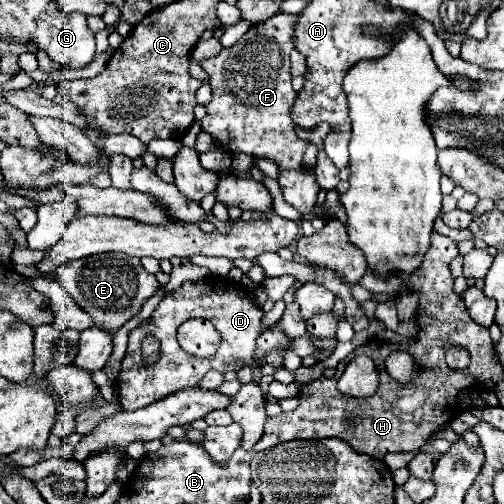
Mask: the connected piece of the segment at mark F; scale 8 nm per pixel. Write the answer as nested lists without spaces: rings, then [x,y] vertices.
[[[279,12],[265,20],[265,24],[251,26],[235,46],[223,48],[217,56],[199,62],[213,90],[201,130],[211,134],[223,150],[271,158],[281,170],[299,170],[307,146],[306,140],[297,138],[291,120],[291,106],[297,98],[289,72],[289,54],[295,48],[295,20],[297,16]]]

